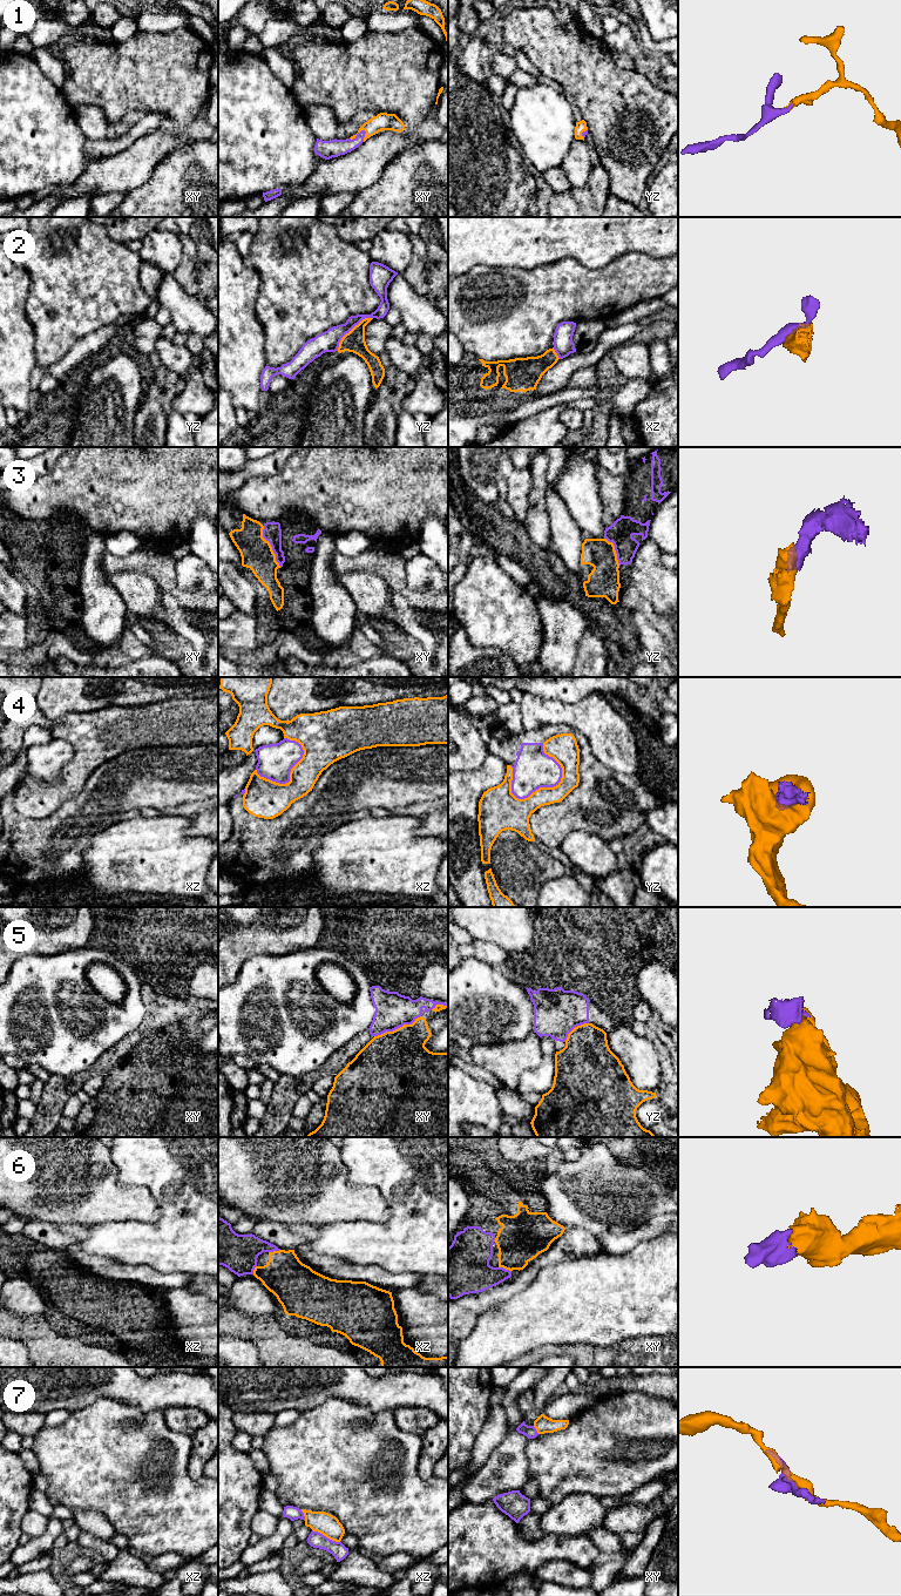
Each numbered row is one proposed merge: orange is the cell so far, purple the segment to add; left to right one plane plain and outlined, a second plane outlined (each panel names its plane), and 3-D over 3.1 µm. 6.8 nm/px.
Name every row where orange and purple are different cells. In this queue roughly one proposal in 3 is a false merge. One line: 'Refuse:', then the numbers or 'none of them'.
Refuse: 2, 3, 4, 7

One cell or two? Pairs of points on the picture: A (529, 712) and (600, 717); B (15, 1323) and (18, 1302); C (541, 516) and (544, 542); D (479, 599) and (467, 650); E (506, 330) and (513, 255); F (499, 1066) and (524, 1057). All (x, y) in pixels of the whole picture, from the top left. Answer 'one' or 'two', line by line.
A: one
B: two
C: one
D: two
E: two
F: one

